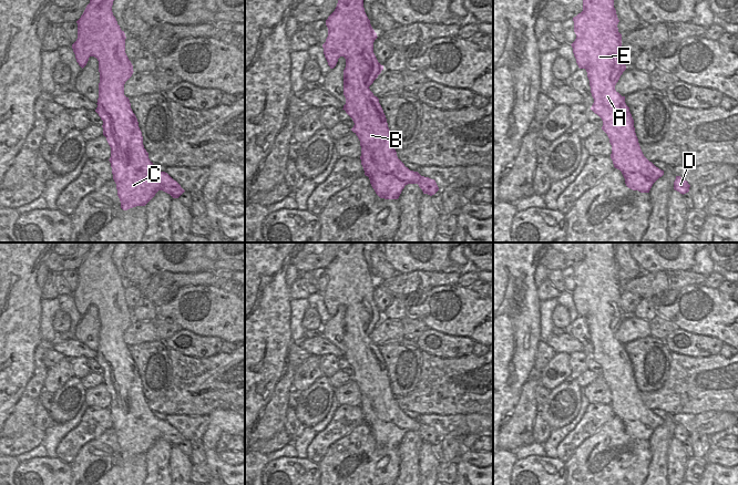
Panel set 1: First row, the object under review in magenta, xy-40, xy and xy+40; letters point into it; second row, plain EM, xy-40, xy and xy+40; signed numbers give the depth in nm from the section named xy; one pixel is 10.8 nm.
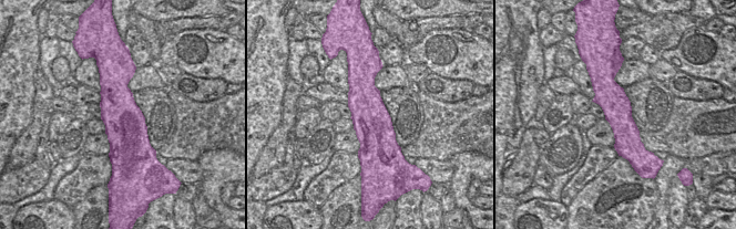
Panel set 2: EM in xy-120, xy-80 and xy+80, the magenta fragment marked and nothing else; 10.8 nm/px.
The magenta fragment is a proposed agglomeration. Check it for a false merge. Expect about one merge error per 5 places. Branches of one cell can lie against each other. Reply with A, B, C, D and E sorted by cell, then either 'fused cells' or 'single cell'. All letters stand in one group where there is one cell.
A B C D E; single cell

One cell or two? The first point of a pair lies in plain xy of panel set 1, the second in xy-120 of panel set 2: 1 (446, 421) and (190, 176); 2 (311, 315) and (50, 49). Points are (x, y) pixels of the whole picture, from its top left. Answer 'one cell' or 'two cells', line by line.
1: one cell
2: two cells

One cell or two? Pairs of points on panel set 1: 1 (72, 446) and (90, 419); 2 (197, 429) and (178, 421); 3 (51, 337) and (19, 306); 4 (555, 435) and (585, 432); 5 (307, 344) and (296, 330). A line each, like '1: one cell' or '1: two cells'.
1: one cell
2: one cell
3: two cells
4: two cells
5: two cells

